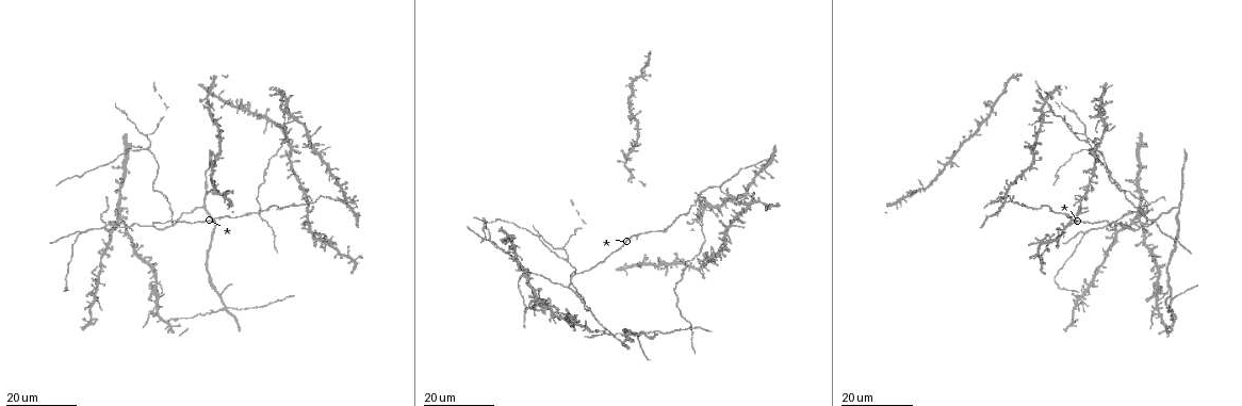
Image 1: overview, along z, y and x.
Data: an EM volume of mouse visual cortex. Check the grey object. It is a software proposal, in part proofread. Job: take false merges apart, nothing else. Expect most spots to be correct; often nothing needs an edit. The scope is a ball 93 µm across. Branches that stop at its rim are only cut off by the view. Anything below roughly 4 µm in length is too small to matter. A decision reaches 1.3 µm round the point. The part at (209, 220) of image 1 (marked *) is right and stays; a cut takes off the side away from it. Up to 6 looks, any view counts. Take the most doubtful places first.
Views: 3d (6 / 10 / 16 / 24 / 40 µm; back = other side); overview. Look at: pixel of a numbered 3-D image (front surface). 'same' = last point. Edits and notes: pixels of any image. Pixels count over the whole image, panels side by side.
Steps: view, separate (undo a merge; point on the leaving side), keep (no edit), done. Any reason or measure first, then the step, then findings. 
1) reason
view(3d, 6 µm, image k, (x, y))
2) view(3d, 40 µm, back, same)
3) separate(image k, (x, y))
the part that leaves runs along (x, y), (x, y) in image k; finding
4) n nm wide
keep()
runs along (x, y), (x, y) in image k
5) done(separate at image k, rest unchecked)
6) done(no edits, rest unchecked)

three-way junction
view(3d, 16 µm, image 1, (80, 233))

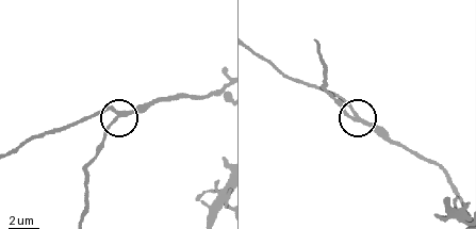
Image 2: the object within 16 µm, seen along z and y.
closer look
view(3d, 10 µm, image 2, (353, 117))

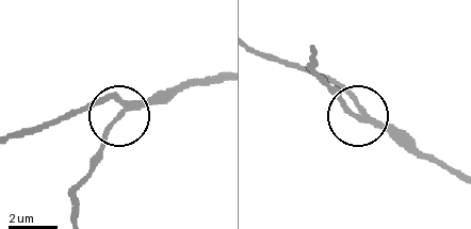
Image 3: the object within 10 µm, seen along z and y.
view(3d, 6 µm, image 3, (360, 115))

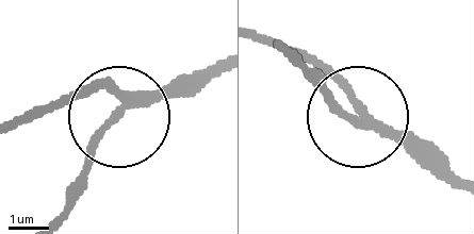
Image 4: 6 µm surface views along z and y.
side arm 12 µm; 3 arms
keep()
one neuron here

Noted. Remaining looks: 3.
four or more arms meet
view(3d, 24 µm, image 1, (646, 332))

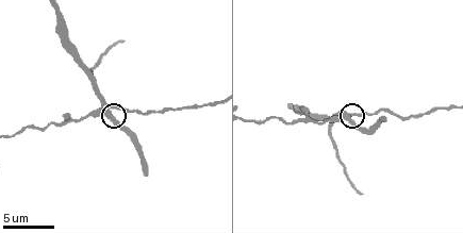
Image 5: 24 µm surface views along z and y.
view(3d, 6 µm, image 5, (112, 109))

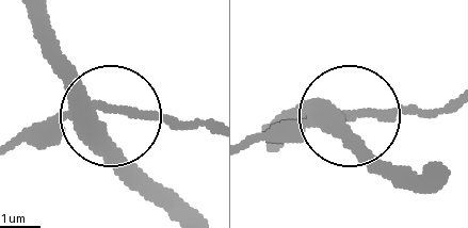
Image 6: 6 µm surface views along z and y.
view(3d, 6 µm, back, image 6, (108, 114))

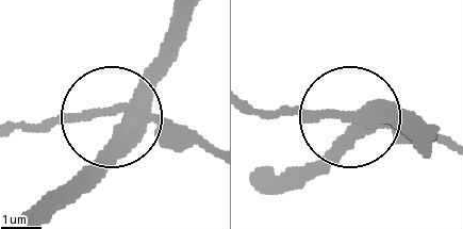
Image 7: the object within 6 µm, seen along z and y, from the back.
370 nm wide
separate(image 7, (181, 151))
the part that leaves runs along (134, 108), (15, 128) in image 7; a second neuron is stuck on

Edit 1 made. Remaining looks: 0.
done(separate at image 7, rest unchecked)

